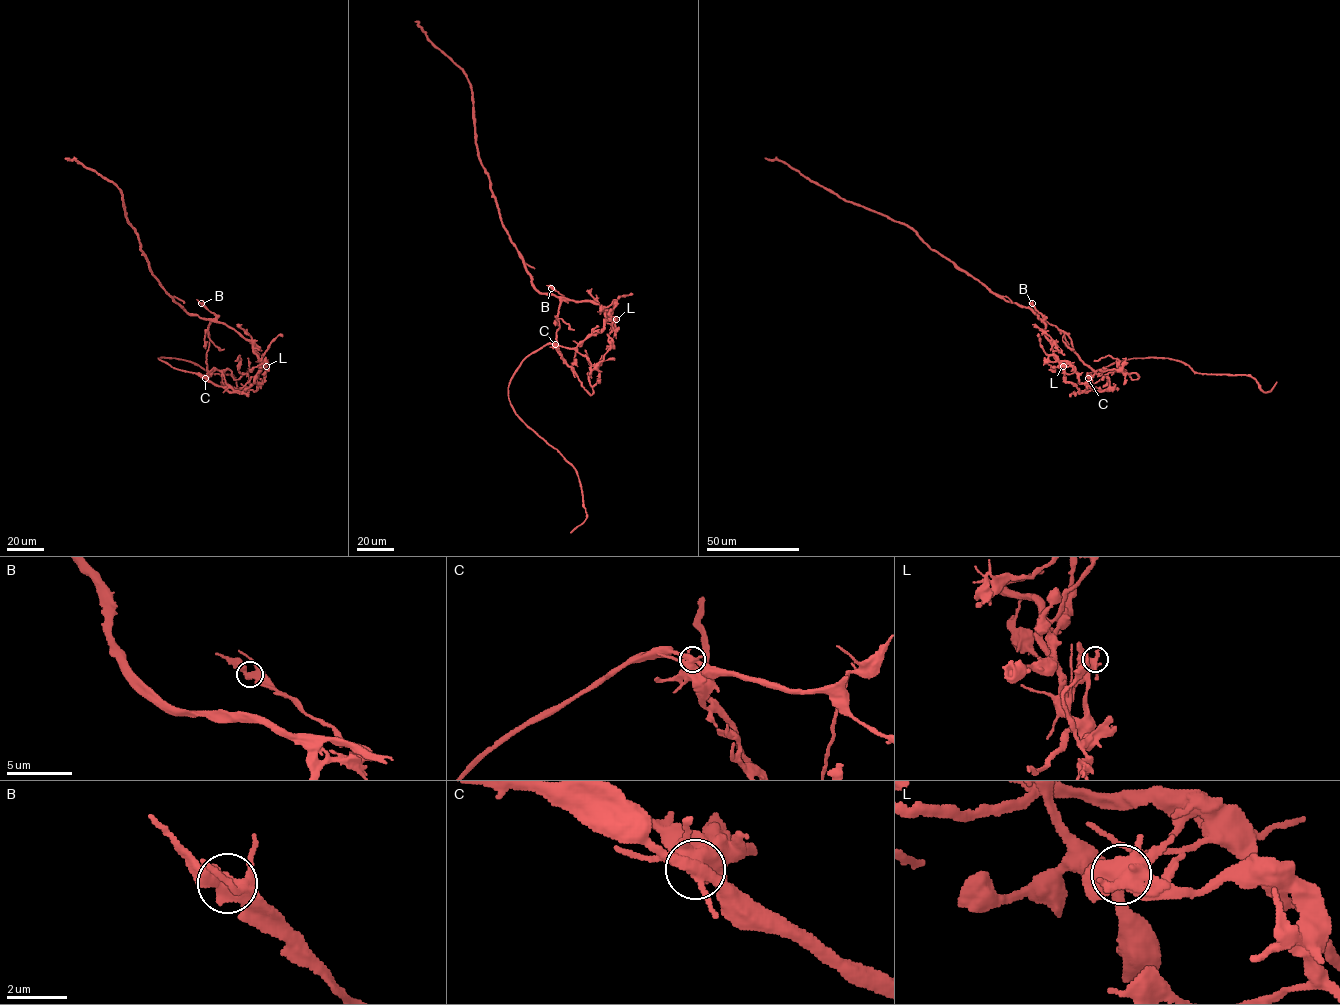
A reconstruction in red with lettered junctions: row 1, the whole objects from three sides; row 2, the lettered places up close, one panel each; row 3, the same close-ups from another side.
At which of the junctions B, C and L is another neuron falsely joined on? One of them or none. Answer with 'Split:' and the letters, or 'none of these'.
Split: C

